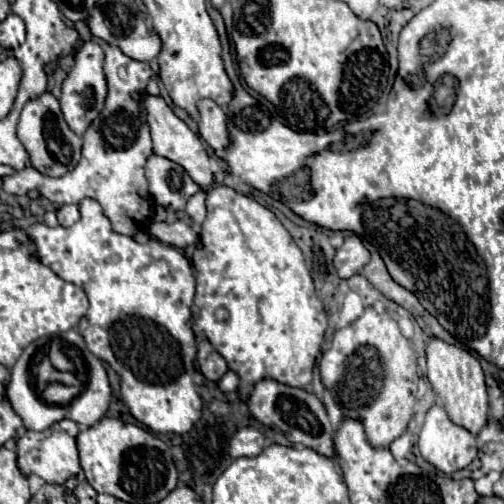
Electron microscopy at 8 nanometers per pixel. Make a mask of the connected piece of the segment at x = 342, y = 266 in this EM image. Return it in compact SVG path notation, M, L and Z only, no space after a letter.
M351 234L345 238L343 246L337 248L333 266L339 274L339 278L351 278L353 274L361 272L363 266L371 260L369 250L363 246L361 238L357 234Z

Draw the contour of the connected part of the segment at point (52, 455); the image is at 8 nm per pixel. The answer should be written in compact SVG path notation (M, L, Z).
M61 420L51 424L47 430L33 432L27 430L17 438L17 466L23 476L39 476L47 484L63 484L65 480L77 476L81 472L79 454L75 436L79 432L79 426L73 420Z

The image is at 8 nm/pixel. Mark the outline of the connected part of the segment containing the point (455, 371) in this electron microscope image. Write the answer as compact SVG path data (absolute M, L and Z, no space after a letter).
M431 336L425 346L427 352L427 378L433 386L433 390L443 398L443 406L449 414L449 418L455 424L461 424L469 432L477 434L487 418L489 418L489 402L487 402L487 390L483 380L483 370L479 360L465 348L459 348L455 344L447 344L441 338Z

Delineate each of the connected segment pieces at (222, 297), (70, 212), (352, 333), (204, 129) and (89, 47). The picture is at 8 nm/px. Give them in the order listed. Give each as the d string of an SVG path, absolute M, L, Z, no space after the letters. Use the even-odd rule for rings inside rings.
M145 96L147 120L151 126L153 152L163 156L187 170L195 184L207 194L207 218L201 226L201 248L207 256L199 260L191 260L195 268L195 276L199 280L199 296L195 294L195 302L191 306L191 320L195 336L205 336L213 348L227 360L229 368L237 372L239 380L239 396L247 400L253 384L263 378L275 378L277 382L305 388L311 382L315 358L321 350L323 334L327 330L327 314L323 302L315 294L315 286L305 264L305 258L299 246L293 242L291 234L279 222L279 218L265 206L261 206L251 196L239 194L237 190L217 184L213 180L213 172L209 168L209 156L199 140L183 120L179 120L163 98Z
M71 204L71 206L61 206L57 210L57 218L61 226L73 226L79 220L79 206Z
M369 306L353 324L339 328L331 342L331 348L323 354L319 362L319 372L325 388L329 388L335 402L341 406L343 416L361 420L371 446L387 448L395 438L403 434L413 416L413 406L417 400L417 358L411 342L401 334L397 320L391 318L387 312L379 314L373 306Z
M201 100L199 104L199 136L221 154L231 144L231 134L227 130L227 114L213 102Z
M89 40L83 42L83 46L75 52L75 64L69 70L67 78L63 80L61 86L61 110L65 116L65 122L69 124L69 128L73 132L77 132L79 136L85 132L85 128L99 116L105 96L107 96L107 84L105 84L105 74L103 74L103 50L97 42Z

